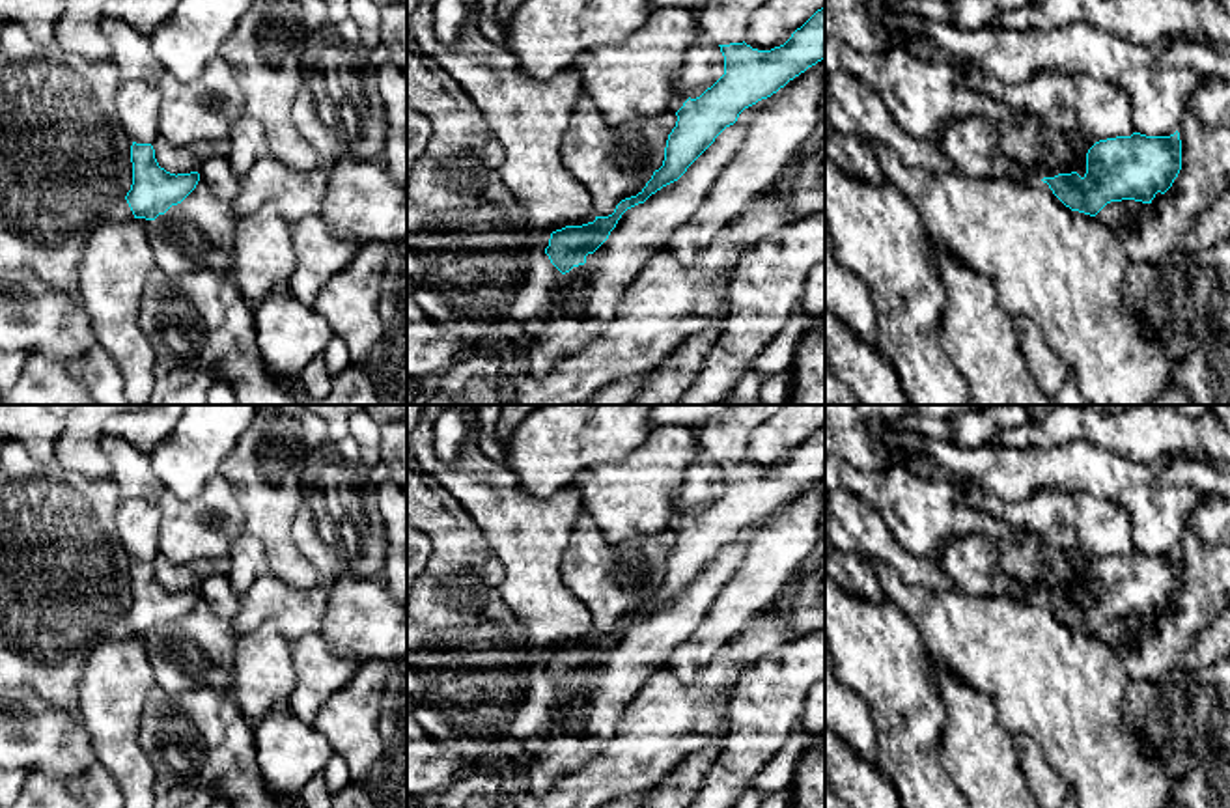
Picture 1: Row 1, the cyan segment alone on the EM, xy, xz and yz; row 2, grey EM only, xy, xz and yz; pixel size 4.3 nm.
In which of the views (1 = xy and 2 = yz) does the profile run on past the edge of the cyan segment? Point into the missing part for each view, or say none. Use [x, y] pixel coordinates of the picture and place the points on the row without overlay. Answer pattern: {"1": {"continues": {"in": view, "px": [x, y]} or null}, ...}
{"1": {"continues": null}, "2": {"continues": null}}

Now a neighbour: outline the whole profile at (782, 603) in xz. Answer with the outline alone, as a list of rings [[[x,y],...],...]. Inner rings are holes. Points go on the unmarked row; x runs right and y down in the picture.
[[[825,539],[818,543],[814,552],[793,571],[793,575],[786,582],[784,590],[776,595],[769,610],[778,614],[780,618],[788,618],[791,612],[795,584],[801,578],[812,575],[823,560],[825,560]]]

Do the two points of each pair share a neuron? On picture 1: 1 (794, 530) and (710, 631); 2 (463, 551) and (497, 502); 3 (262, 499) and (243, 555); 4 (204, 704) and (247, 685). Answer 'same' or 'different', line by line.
1: same
2: different
3: different
4: different

